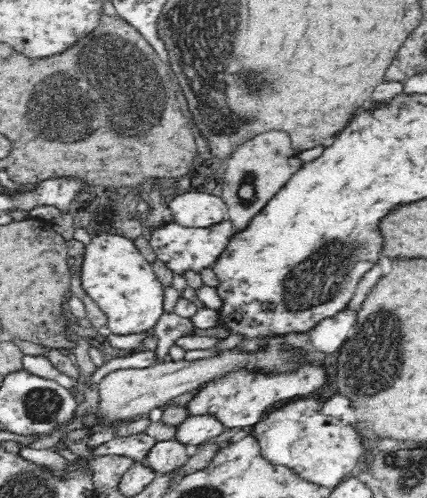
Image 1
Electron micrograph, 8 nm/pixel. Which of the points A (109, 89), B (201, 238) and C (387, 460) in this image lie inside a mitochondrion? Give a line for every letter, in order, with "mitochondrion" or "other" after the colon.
A: mitochondrion
B: other
C: mitochondrion

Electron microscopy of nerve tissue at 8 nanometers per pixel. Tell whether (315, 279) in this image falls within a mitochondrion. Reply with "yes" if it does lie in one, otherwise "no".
yes

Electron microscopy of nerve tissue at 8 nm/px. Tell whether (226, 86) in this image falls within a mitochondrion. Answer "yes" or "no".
yes

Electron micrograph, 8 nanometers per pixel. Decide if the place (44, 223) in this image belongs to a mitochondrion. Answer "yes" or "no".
no

